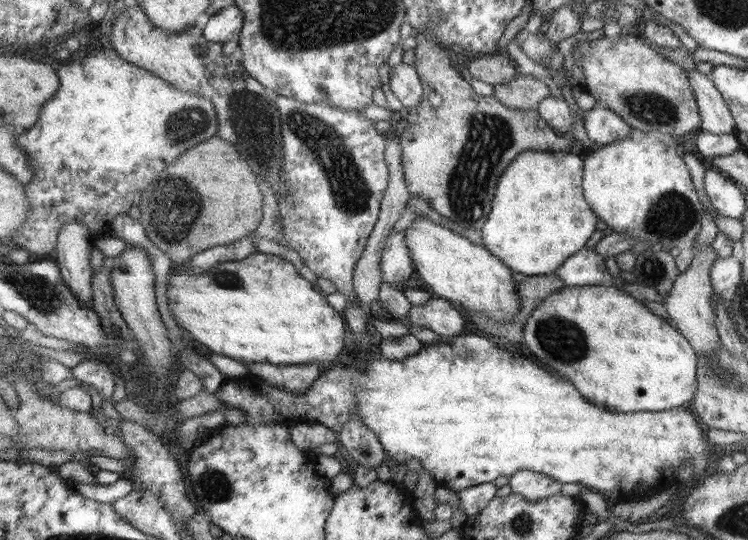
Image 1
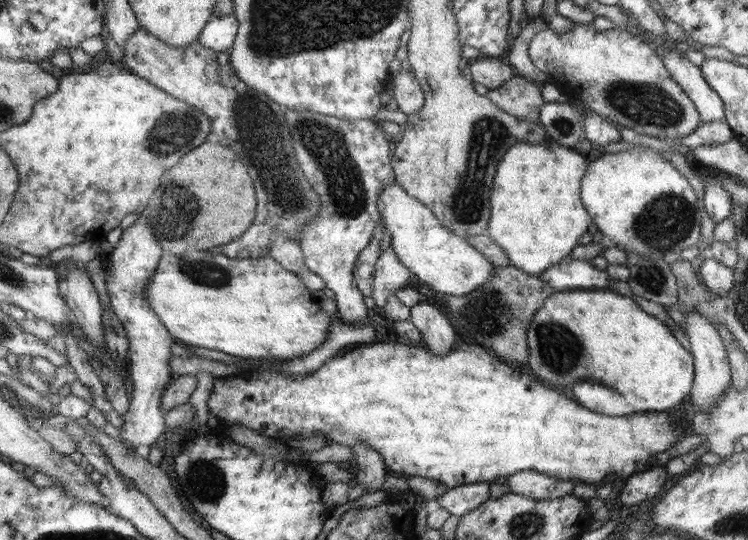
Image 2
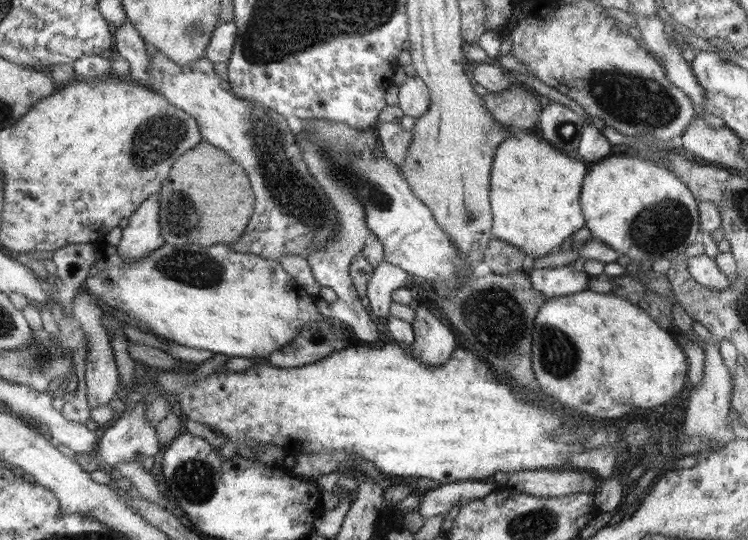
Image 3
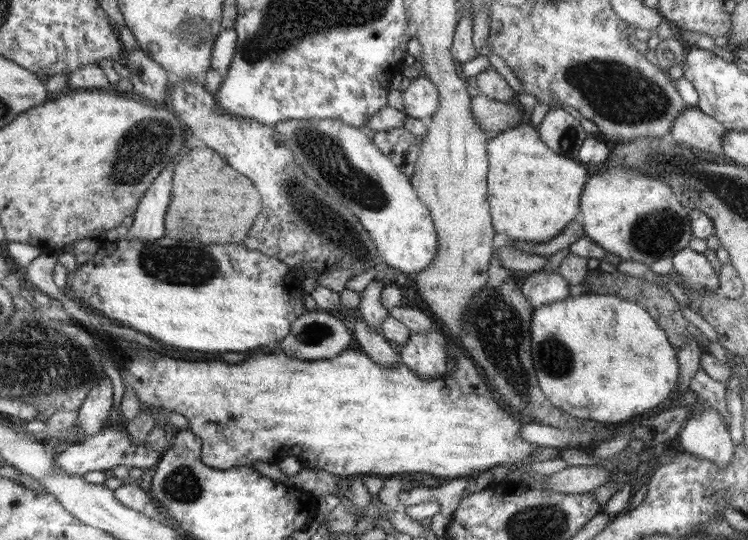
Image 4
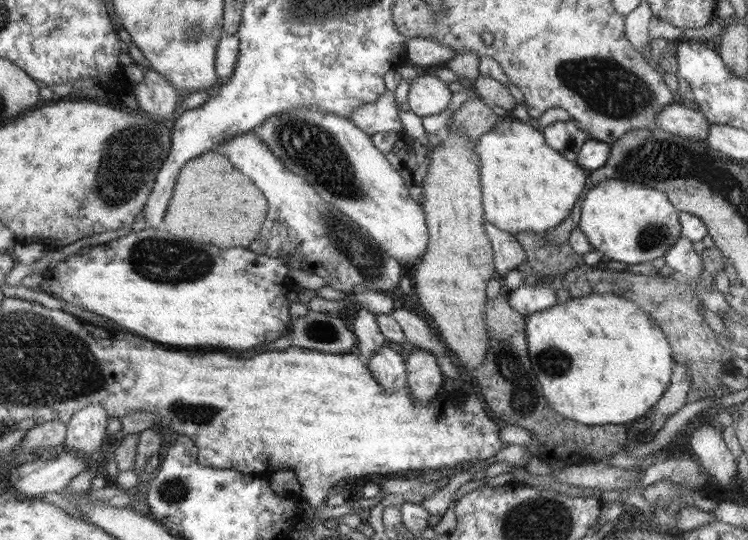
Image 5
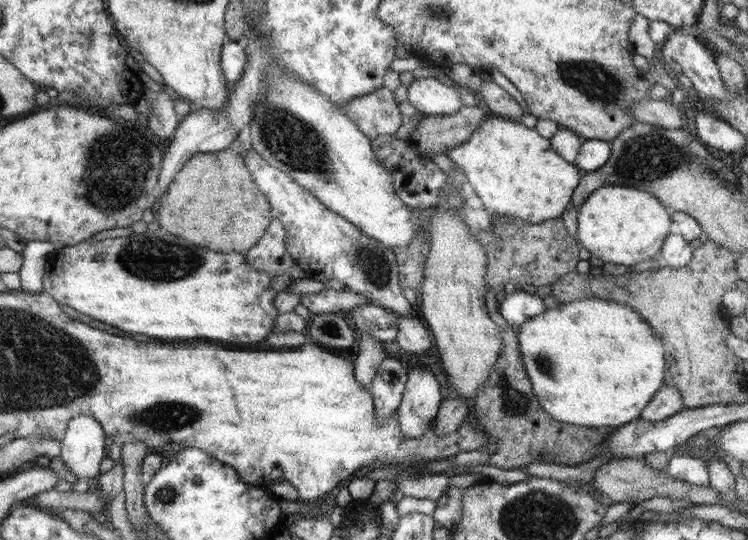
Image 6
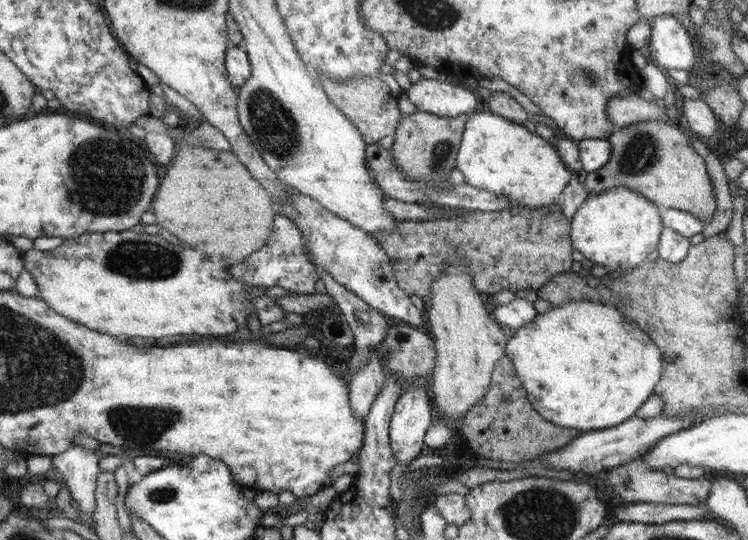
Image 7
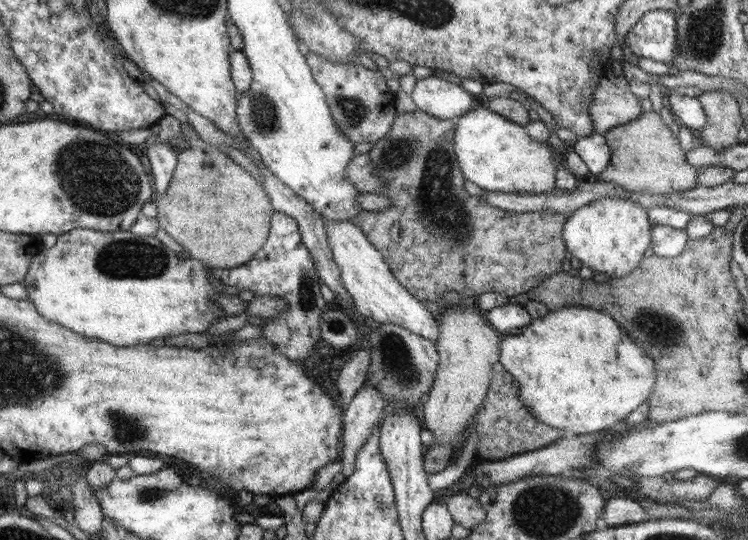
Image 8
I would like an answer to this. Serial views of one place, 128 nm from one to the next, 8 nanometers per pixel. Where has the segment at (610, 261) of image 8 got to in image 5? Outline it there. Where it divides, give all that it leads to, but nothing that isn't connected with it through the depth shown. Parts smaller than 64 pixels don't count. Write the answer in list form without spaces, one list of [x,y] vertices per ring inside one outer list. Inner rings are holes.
[[[610,178],[588,189],[580,208],[579,230],[596,251],[616,262],[650,263],[666,256],[680,240],[679,212],[660,189]]]

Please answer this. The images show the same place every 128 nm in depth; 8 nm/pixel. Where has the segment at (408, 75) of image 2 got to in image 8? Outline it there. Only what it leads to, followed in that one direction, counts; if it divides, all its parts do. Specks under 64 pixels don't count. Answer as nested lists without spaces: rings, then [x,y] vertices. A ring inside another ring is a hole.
[[[434,74],[417,80],[411,94],[418,111],[429,113],[440,120],[457,120],[472,111],[474,98],[458,86],[448,82],[448,76]]]

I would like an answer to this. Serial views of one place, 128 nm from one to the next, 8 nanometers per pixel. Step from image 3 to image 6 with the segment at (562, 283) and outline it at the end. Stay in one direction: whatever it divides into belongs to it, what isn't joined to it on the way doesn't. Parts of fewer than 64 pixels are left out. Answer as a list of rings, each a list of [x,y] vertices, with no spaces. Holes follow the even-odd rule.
[[[518,288],[500,302],[499,315],[503,321],[519,327],[527,320],[542,314],[546,309],[542,298]]]

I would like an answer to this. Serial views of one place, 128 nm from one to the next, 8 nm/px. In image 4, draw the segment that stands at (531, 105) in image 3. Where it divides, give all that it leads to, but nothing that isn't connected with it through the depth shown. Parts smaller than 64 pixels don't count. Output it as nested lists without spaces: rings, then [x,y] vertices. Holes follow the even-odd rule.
[[[483,94],[474,96],[472,111],[477,124],[492,137],[507,128],[517,127],[528,121],[529,117],[516,100],[506,104],[505,101],[492,100]]]

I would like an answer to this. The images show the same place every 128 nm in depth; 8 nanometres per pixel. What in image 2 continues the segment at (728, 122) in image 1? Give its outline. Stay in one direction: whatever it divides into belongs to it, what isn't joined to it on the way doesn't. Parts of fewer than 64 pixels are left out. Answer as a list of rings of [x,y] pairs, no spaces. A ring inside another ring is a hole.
[[[675,51],[665,52],[662,60],[668,67],[671,76],[697,104],[702,120],[706,122],[724,121],[725,108],[718,93],[706,82],[701,68],[694,65],[684,53]]]

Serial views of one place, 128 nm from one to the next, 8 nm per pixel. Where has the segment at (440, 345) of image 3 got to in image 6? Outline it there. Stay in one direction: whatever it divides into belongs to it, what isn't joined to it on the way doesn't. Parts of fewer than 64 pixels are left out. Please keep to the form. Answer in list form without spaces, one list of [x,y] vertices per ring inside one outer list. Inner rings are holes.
[[[422,366],[409,368],[404,398],[395,412],[401,432],[409,438],[421,438],[432,428],[442,402],[436,375]]]

